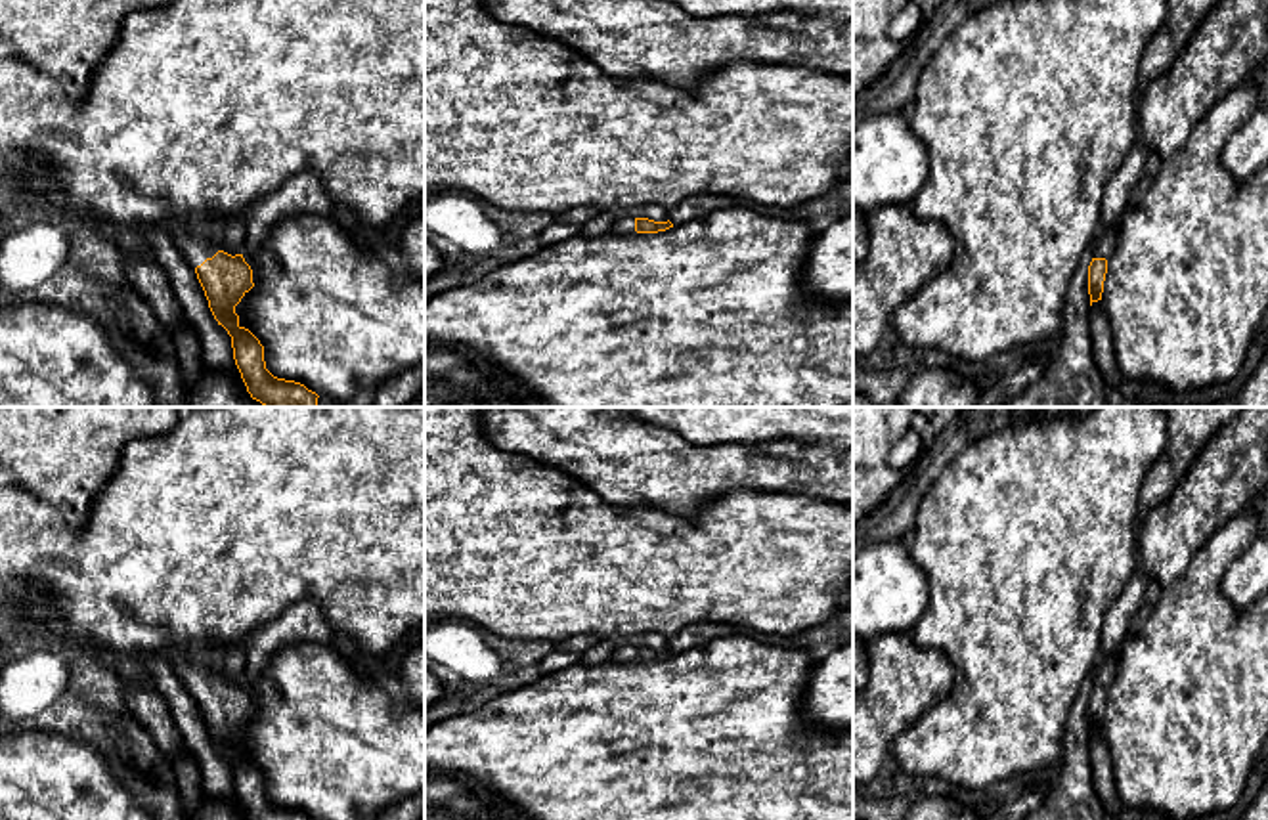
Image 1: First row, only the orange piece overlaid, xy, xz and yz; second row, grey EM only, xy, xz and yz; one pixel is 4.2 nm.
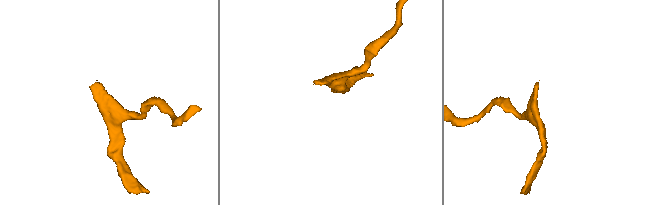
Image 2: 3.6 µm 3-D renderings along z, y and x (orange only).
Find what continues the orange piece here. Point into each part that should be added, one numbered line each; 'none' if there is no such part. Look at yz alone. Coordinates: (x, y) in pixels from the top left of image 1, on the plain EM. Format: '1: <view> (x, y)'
1: yz (1102, 675)

